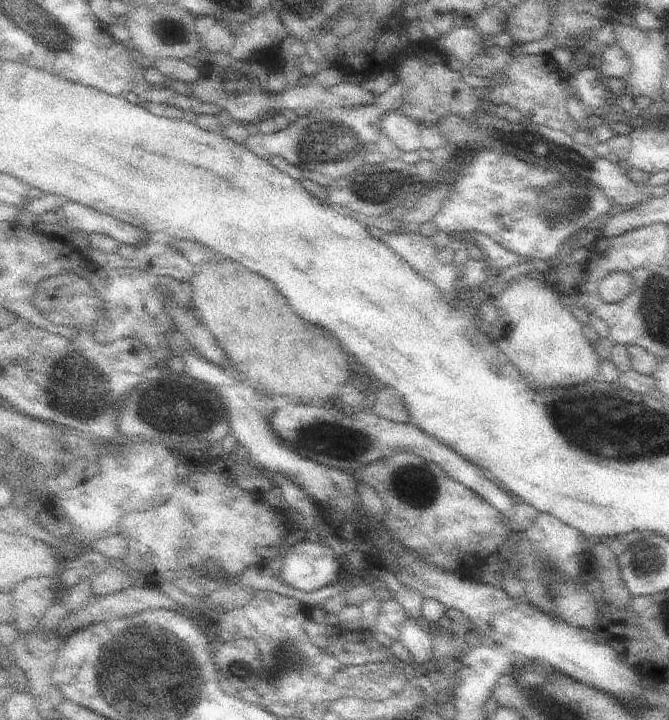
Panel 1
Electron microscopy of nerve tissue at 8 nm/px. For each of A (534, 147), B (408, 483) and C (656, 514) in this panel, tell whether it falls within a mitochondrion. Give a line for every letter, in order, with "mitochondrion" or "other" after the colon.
A: mitochondrion
B: mitochondrion
C: other

